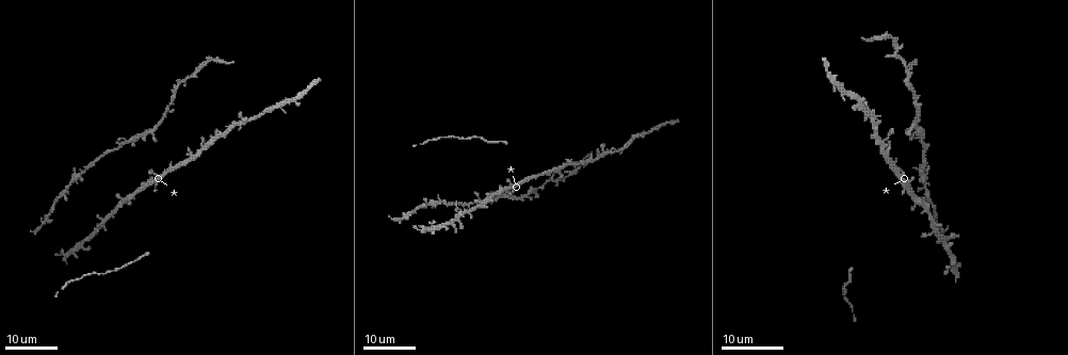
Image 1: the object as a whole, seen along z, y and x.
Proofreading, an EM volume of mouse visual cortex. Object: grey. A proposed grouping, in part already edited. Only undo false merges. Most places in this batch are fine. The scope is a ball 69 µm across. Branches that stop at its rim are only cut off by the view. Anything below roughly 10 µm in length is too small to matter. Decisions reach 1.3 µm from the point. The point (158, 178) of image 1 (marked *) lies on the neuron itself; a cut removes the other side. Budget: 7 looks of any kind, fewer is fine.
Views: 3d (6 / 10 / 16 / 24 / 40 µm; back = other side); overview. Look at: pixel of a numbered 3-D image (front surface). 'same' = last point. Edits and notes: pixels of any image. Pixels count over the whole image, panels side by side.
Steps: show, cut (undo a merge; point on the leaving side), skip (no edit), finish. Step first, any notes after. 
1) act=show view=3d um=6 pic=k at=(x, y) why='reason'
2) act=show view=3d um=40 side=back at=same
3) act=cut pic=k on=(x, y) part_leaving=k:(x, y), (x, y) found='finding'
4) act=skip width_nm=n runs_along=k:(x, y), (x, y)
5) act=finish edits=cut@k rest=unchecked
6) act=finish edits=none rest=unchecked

act=show view=3d um=16 pic=1 at=(128, 201)

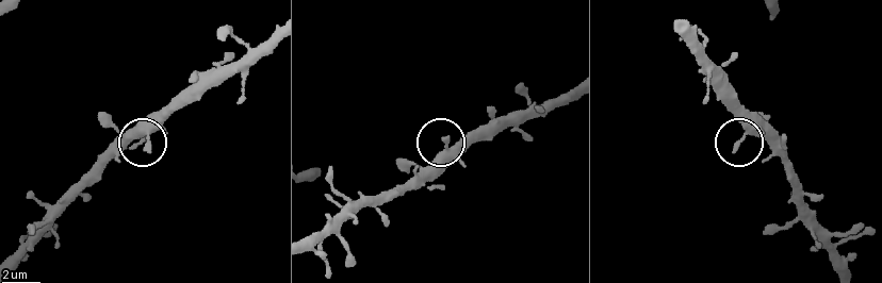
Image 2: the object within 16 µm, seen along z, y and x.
act=show view=3d um=10 pic=2 at=(745, 138)

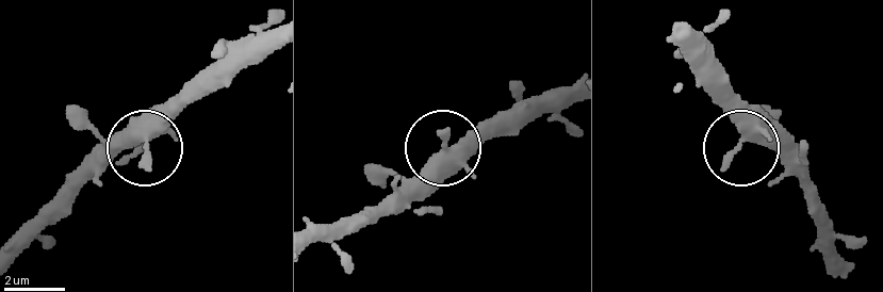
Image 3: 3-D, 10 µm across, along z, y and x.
act=skip found='one neuron here'

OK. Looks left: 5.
act=show view=3d um=16 pic=1 at=(921, 139) why='three arms meet'

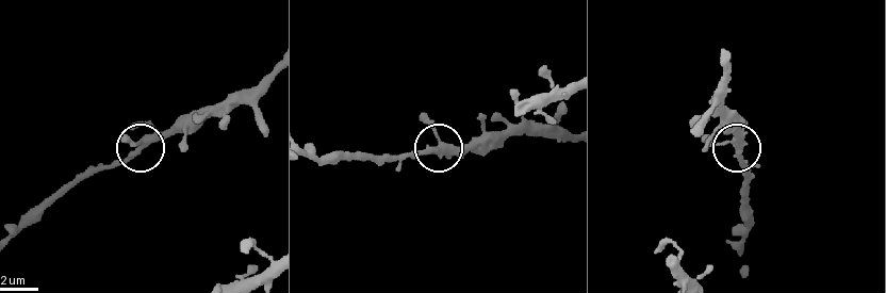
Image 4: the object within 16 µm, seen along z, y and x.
act=show view=3d um=10 pic=4 at=(738, 153)

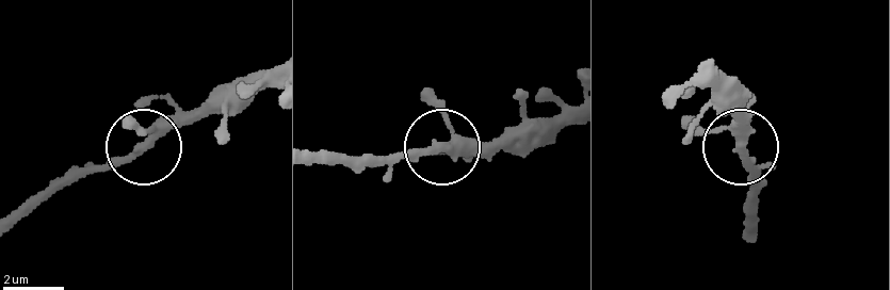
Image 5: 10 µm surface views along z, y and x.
act=skip found='continuous, no second neuron'

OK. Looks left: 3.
act=show view=3d um=16 pic=1 at=(148, 130)

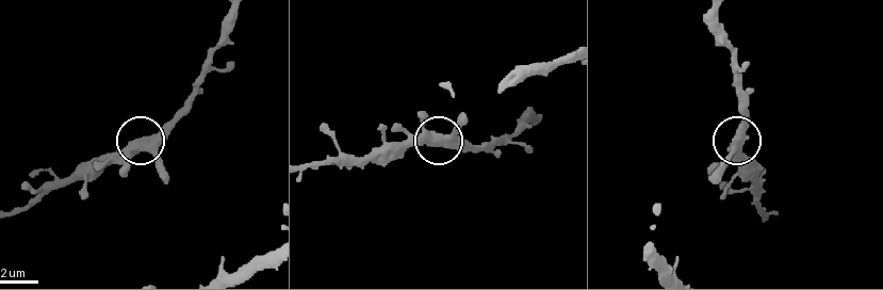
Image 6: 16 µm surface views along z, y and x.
act=show view=3d um=10 pic=6 at=(137, 141)

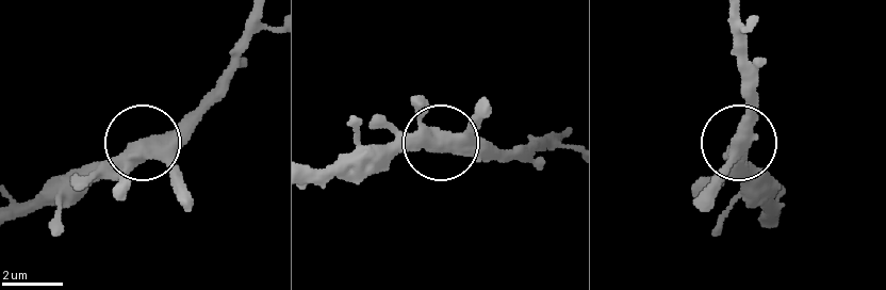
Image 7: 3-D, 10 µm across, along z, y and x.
act=skip width_nm=510 found='all the same neuron'

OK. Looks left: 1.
act=finish edits=none rest=unchecked

